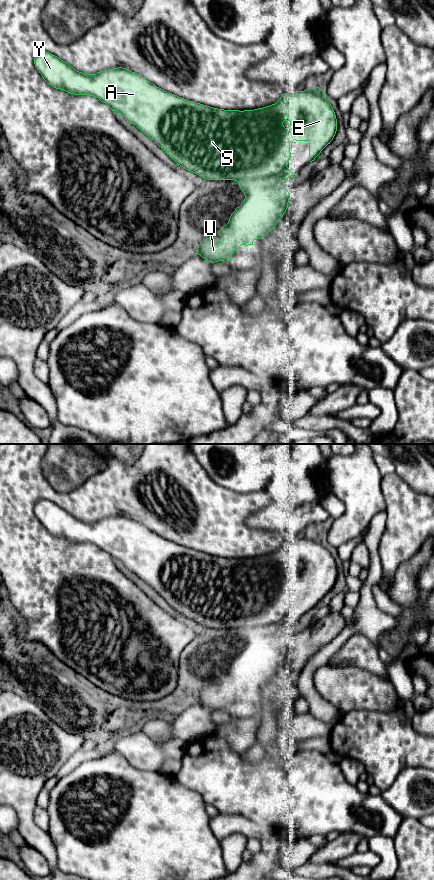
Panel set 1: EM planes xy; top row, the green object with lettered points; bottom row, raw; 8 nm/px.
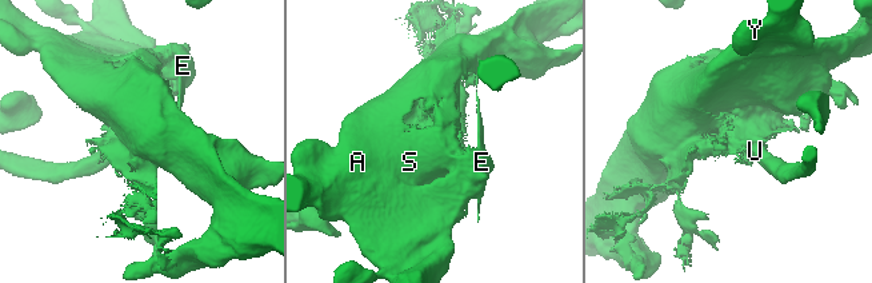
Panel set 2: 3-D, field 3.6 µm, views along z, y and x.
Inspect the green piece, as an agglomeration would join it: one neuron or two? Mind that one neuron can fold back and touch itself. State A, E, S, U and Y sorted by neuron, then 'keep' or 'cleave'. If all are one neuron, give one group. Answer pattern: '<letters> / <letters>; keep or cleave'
A E S Y / U; cleave

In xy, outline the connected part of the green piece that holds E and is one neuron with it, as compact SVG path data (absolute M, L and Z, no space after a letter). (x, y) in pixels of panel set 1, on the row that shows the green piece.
M46 51L35 56L34 64L43 79L54 88L74 95L94 96L112 111L117 111L129 124L135 125L186 170L207 180L234 180L239 183L245 199L231 214L228 223L218 232L223 238L222 248L228 259L232 259L232 253L238 251L241 245L253 245L254 240L266 236L286 212L290 193L284 187L284 182L287 178L294 179L298 174L291 172L287 167L292 142L308 141L309 161L312 162L330 144L337 131L335 112L319 87L284 93L275 104L263 108L244 111L224 110L189 101L164 91L141 75L123 67L103 70L96 74L84 74Z

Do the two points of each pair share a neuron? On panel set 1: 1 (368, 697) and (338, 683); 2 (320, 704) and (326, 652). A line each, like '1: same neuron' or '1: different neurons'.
1: same neuron
2: same neuron

